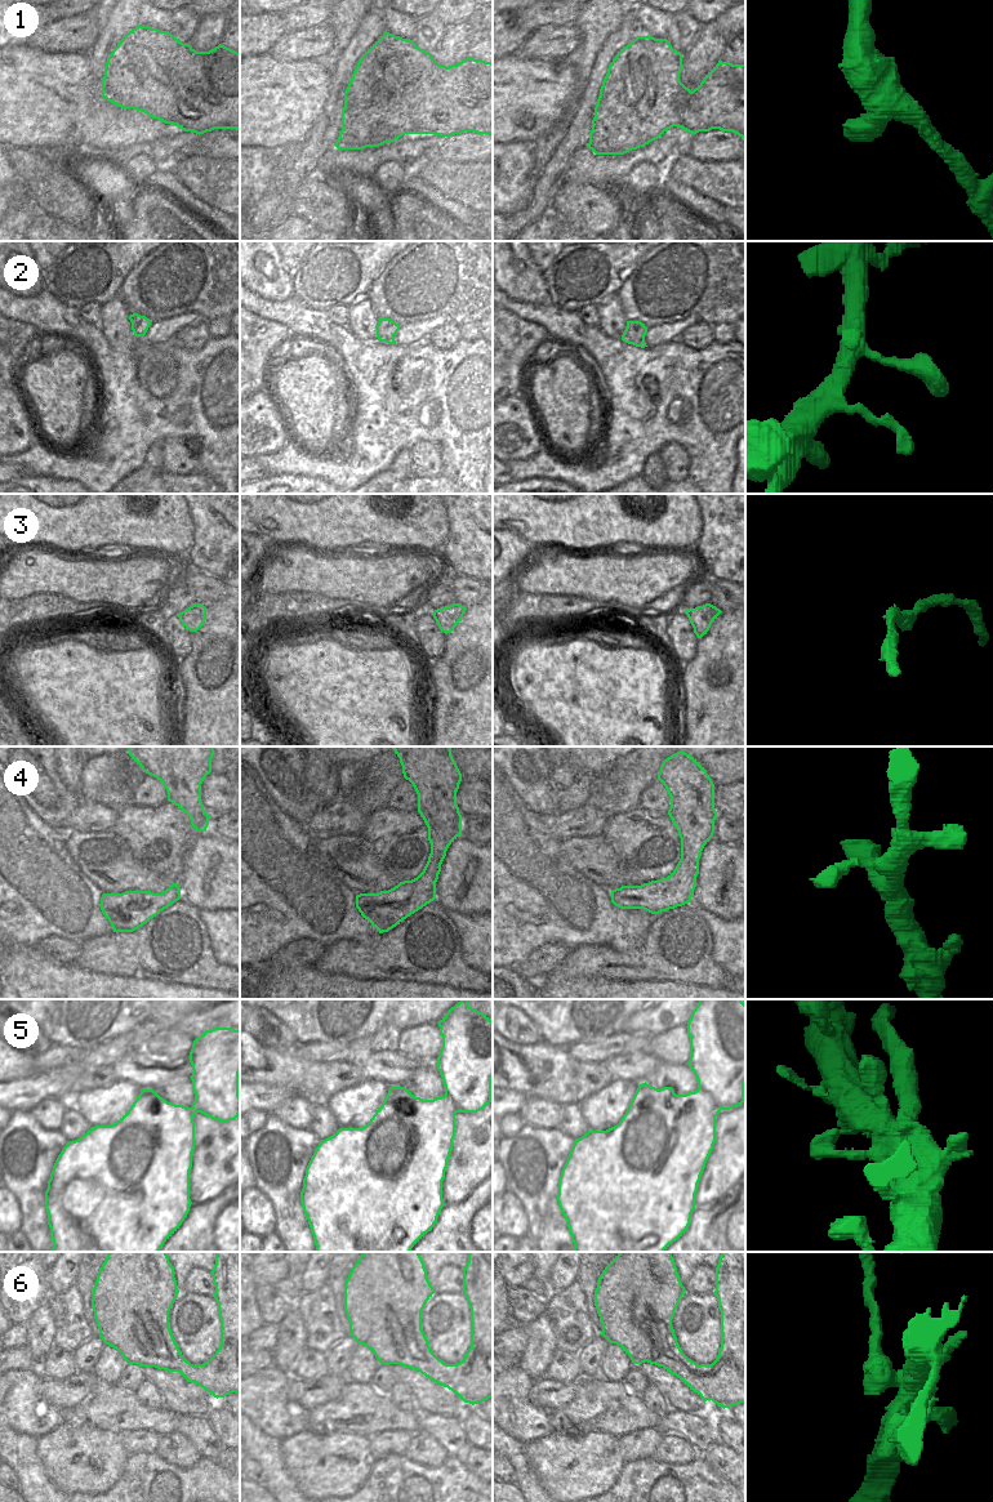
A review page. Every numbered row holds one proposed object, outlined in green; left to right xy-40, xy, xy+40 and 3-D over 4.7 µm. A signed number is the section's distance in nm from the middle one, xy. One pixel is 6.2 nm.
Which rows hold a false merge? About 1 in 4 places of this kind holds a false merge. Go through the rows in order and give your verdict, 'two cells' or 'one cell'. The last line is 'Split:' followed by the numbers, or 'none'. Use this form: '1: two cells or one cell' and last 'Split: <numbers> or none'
1: one cell
2: one cell
3: one cell
4: one cell
5: two cells
6: two cells
Split: 5, 6

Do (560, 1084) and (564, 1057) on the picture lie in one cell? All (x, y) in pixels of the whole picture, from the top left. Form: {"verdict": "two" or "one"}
{"verdict": "two"}

